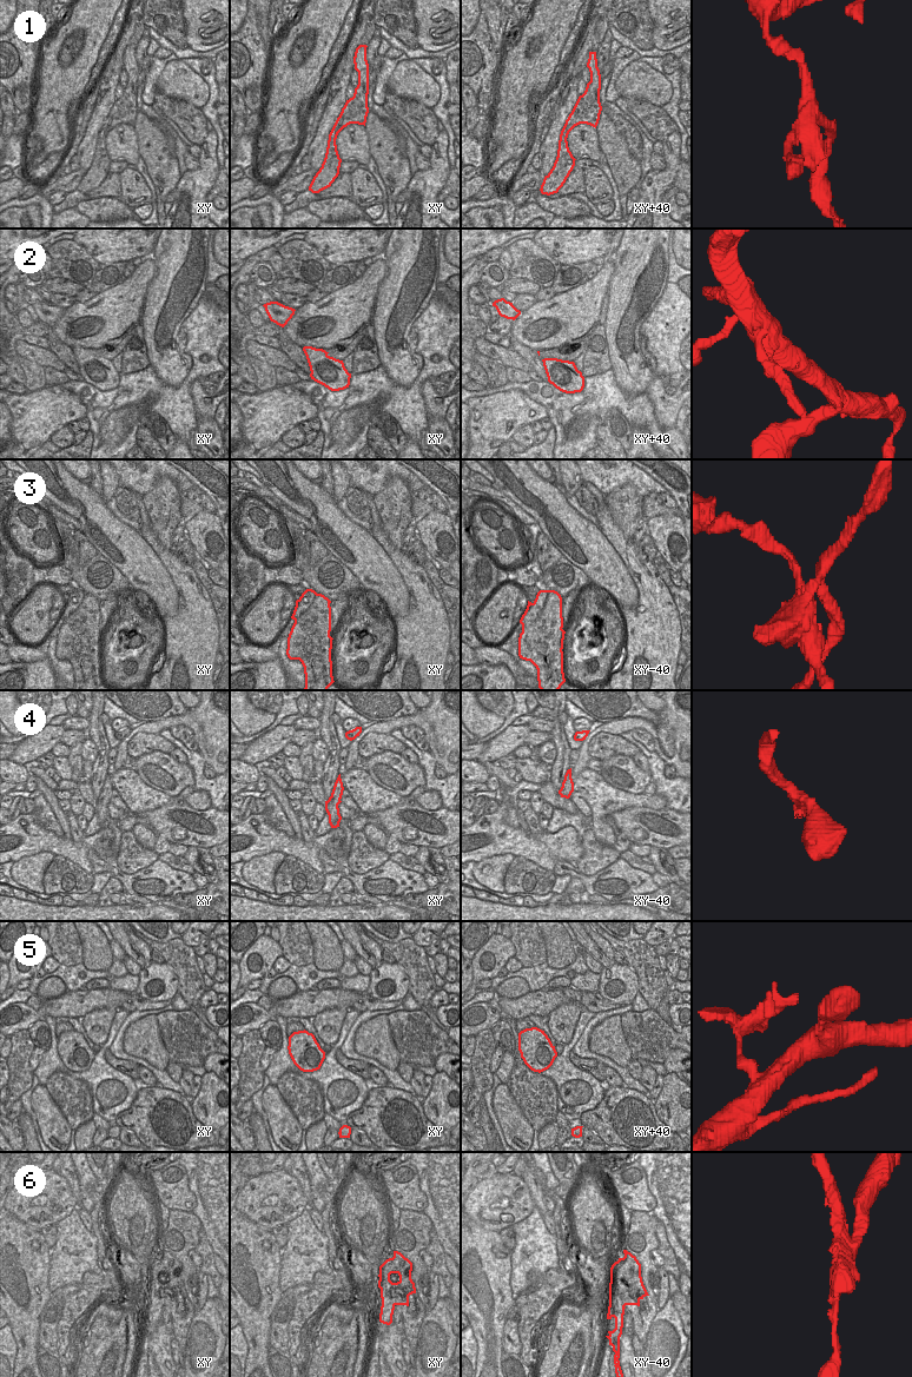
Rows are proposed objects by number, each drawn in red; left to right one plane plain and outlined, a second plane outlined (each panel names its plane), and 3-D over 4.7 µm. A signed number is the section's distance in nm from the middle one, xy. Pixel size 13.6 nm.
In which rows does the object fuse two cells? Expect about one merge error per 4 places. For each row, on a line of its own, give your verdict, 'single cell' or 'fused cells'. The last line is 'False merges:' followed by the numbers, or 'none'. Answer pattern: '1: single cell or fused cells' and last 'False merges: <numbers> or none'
1: single cell
2: single cell
3: fused cells
4: single cell
5: single cell
6: fused cells
False merges: 3, 6

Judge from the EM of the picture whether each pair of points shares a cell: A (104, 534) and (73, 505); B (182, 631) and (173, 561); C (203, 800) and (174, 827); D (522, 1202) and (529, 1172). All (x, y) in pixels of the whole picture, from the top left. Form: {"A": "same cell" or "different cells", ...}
{"A": "same cell", "B": "same cell", "C": "different cells", "D": "different cells"}

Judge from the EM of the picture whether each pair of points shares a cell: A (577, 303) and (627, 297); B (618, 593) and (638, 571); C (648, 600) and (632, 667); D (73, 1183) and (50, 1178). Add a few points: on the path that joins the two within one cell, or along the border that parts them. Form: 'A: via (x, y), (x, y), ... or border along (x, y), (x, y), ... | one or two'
A: border along (614, 263), (614, 272), (607, 290) | two
B: border along (618, 554), (636, 588), (636, 604) | two
C: via (648, 616), (648, 634), (632, 650) | one
D: border along (58, 1174), (66, 1180), (77, 1204) | two

